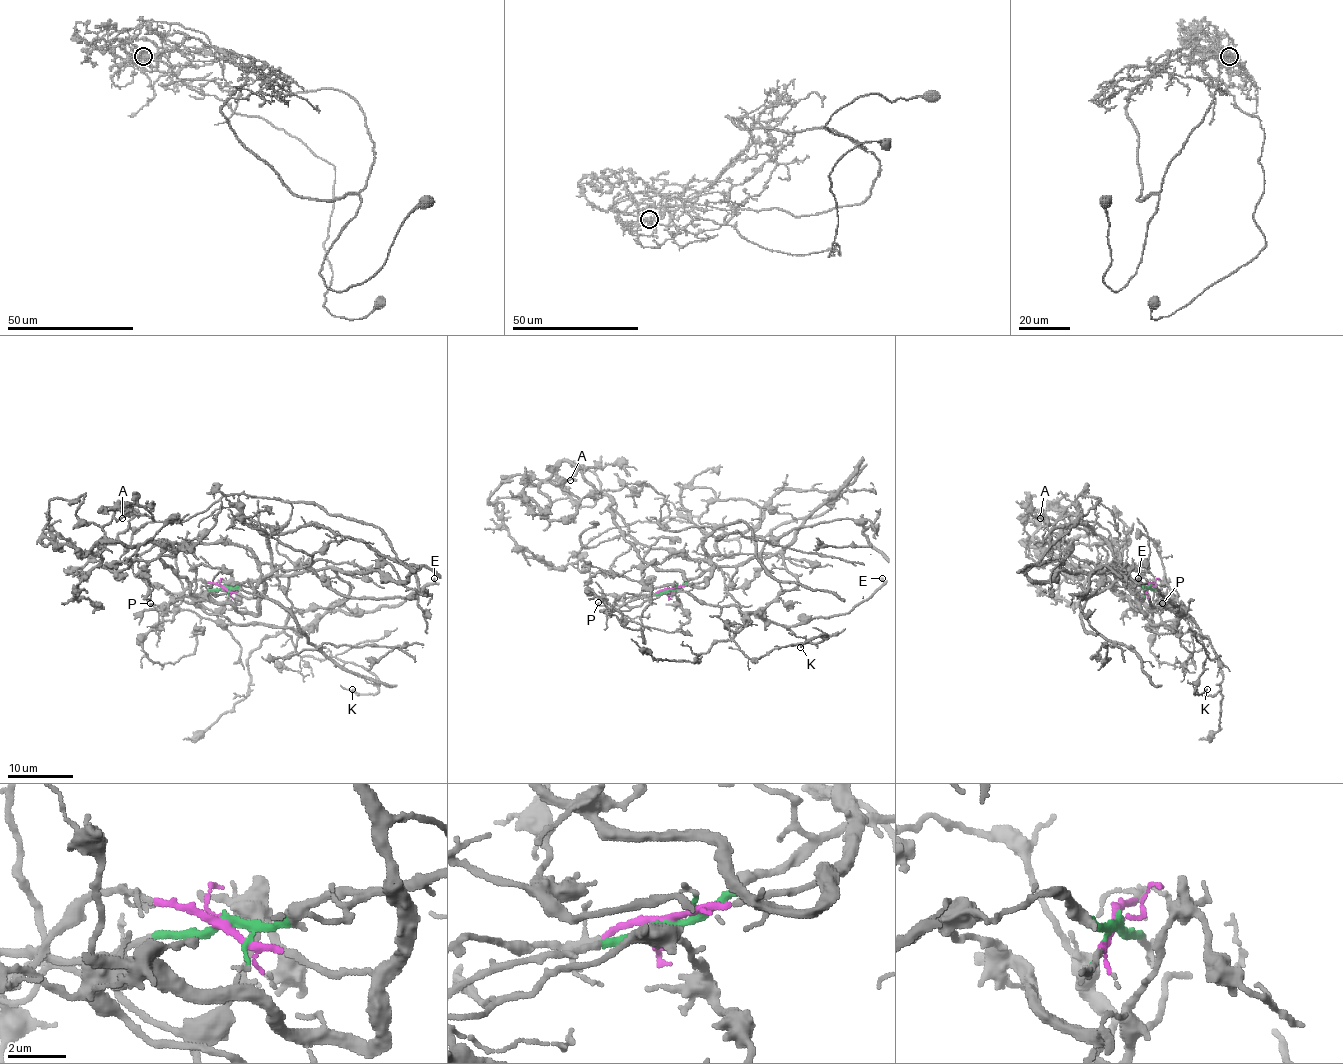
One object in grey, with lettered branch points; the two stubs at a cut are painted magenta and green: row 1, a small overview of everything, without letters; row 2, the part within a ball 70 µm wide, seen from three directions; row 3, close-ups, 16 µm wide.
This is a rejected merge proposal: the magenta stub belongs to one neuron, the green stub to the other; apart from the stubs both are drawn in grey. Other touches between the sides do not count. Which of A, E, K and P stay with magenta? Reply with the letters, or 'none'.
A

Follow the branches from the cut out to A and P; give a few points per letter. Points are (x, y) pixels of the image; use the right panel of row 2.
A: (1150, 586), (1142, 597), (1127, 586), (1114, 543), (1028, 547), (1022, 542), (1039, 529), (1044, 520), (1039, 517)
P: (1150, 587), (1171, 604), (1162, 604)

